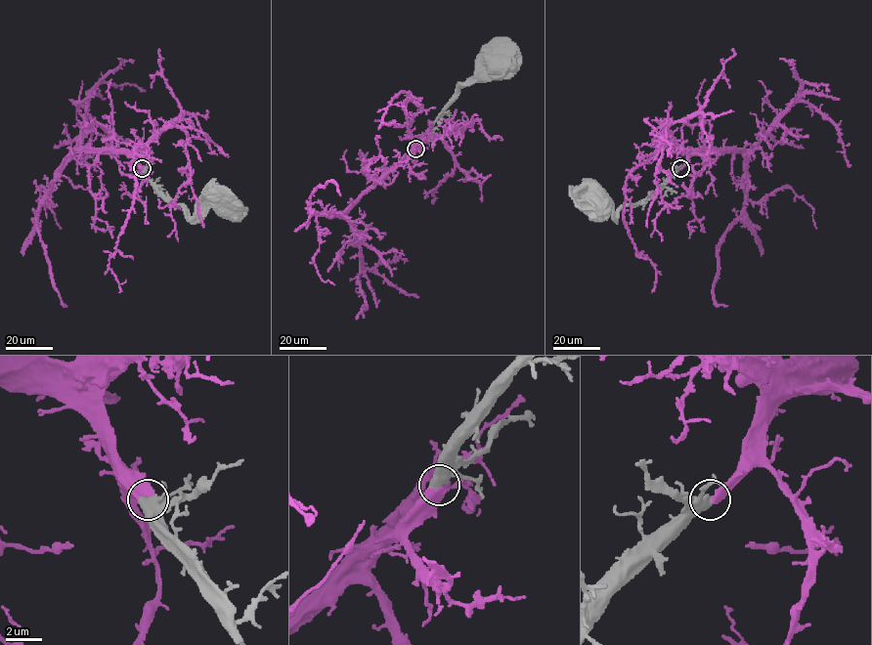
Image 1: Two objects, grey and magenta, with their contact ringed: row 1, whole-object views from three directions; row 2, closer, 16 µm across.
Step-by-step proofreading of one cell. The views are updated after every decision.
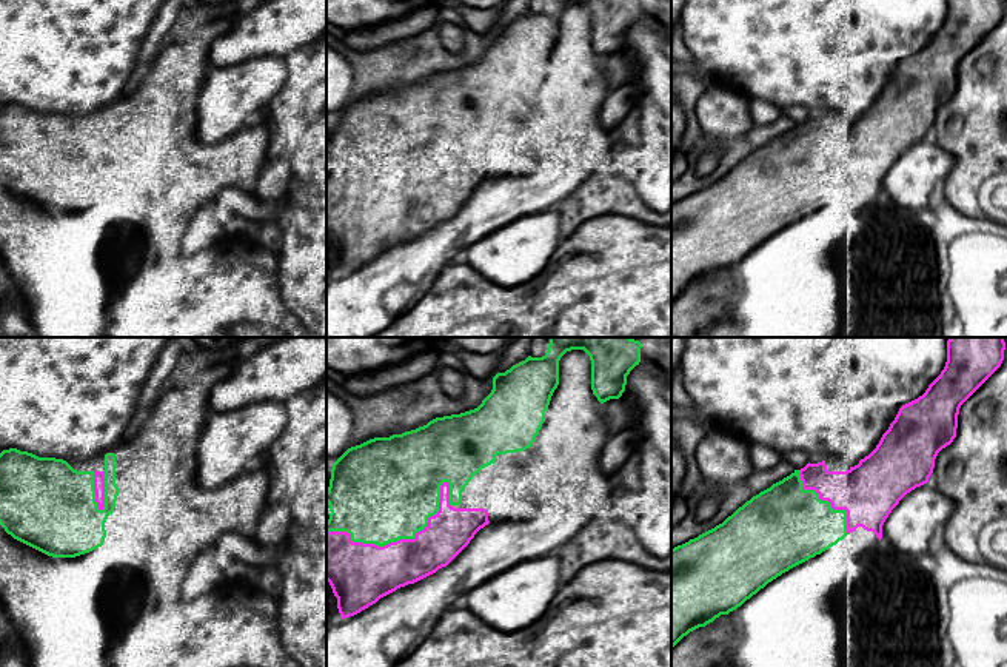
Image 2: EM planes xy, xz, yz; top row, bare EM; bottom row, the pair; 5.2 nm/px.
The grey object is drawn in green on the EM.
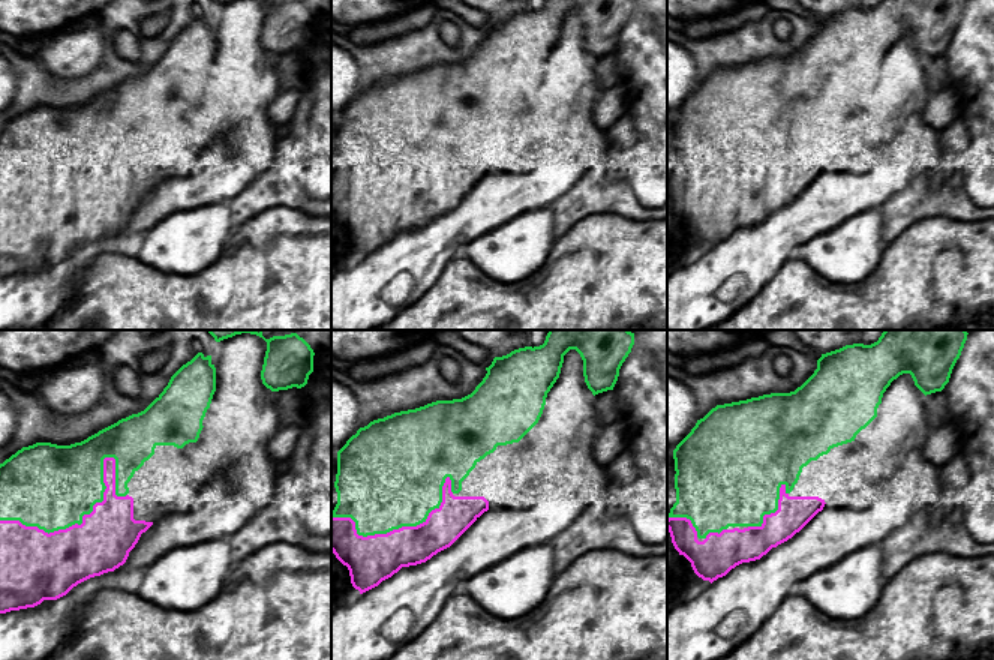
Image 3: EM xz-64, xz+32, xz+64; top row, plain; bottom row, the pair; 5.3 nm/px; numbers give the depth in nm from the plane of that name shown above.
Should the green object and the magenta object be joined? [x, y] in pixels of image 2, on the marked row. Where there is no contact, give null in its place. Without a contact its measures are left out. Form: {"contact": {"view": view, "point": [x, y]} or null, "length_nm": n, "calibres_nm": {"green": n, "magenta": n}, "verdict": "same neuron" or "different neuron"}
{"contact": {"view": "xz", "point": [401, 538]}, "length_nm": 700, "calibres_nm": {"green": 500, "magenta": 300}, "verdict": "same neuron"}

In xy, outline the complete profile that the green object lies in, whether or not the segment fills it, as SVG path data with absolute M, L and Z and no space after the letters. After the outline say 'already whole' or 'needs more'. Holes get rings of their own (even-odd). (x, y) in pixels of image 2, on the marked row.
M17 448L0 453L0 525L14 539L52 558L75 558L103 545L105 522L112 514L119 496L115 454L105 454L103 471L77 471L66 461L38 458Z; needs more

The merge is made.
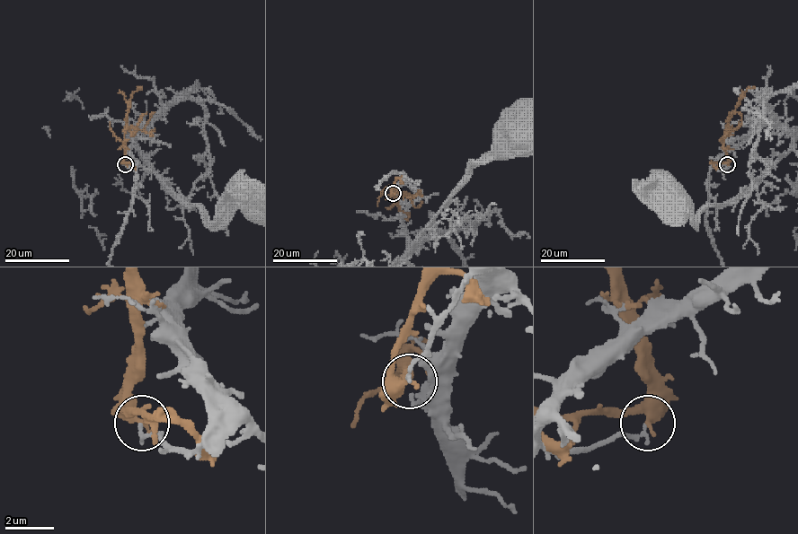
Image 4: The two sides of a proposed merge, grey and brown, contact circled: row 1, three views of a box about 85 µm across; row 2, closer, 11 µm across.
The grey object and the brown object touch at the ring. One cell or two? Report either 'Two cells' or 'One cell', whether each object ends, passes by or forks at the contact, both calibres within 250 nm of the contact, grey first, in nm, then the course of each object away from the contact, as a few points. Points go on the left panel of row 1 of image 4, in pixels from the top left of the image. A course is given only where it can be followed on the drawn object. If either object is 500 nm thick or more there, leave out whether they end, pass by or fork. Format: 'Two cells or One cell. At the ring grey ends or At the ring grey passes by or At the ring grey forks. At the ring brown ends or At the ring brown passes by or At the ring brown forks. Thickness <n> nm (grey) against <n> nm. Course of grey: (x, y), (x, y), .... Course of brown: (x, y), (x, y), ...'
Two cells. At the ring grey ends. At the ring brown passes by. Thickness 160 nm (grey) against 320 nm. Course of grey: (125, 163), (134, 164), (130, 147), (138, 125), (136, 147), (145, 160), (211, 223), (233, 196), (252, 200). Course of brown: (125, 163), (127, 113), (129, 100), (134, 91), (141, 88), (137, 87)

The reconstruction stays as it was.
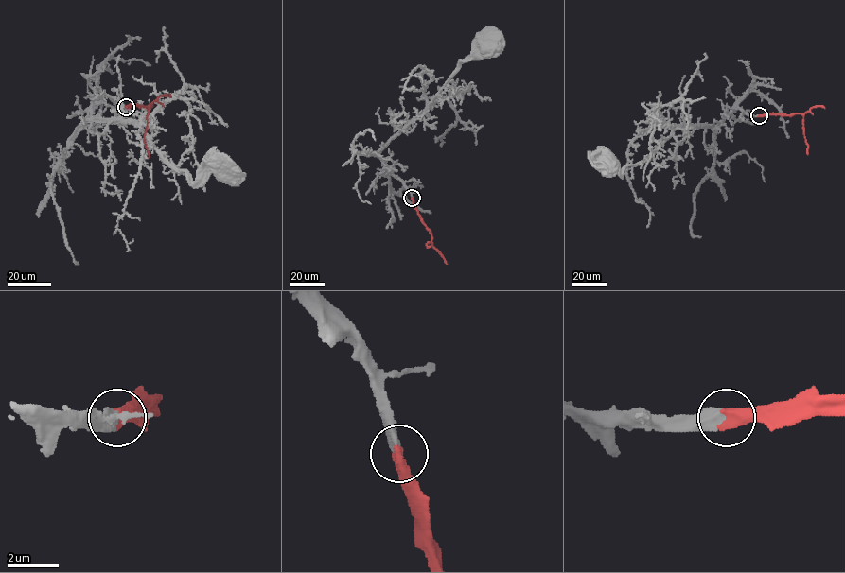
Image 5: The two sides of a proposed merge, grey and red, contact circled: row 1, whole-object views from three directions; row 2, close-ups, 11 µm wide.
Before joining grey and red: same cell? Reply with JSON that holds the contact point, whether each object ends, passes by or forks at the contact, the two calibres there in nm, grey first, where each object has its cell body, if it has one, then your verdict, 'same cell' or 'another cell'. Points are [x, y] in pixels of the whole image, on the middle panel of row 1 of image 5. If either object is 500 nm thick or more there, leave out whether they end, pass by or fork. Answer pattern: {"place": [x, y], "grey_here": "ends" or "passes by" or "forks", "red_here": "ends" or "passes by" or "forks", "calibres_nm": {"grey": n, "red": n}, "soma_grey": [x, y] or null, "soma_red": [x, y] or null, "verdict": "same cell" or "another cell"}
{"place": [412, 198], "grey_here": "ends", "red_here": "ends", "calibres_nm": {"grey": 380, "red": 480}, "soma_grey": [487, 45], "soma_red": null, "verdict": "same cell"}

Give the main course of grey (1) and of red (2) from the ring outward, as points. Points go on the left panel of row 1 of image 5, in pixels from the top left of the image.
1: (126, 107), (100, 96), (83, 120), (132, 120), (165, 159), (193, 182), (208, 164), (221, 167)
2: (126, 107), (151, 105), (144, 136), (149, 157)

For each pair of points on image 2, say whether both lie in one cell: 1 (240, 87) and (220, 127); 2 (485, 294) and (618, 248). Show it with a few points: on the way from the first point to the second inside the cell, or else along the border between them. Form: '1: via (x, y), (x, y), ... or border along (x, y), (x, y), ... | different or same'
1: via (231, 96), (225, 102), (220, 117) | same
2: via (518, 302), (568, 298), (585, 281) | same

